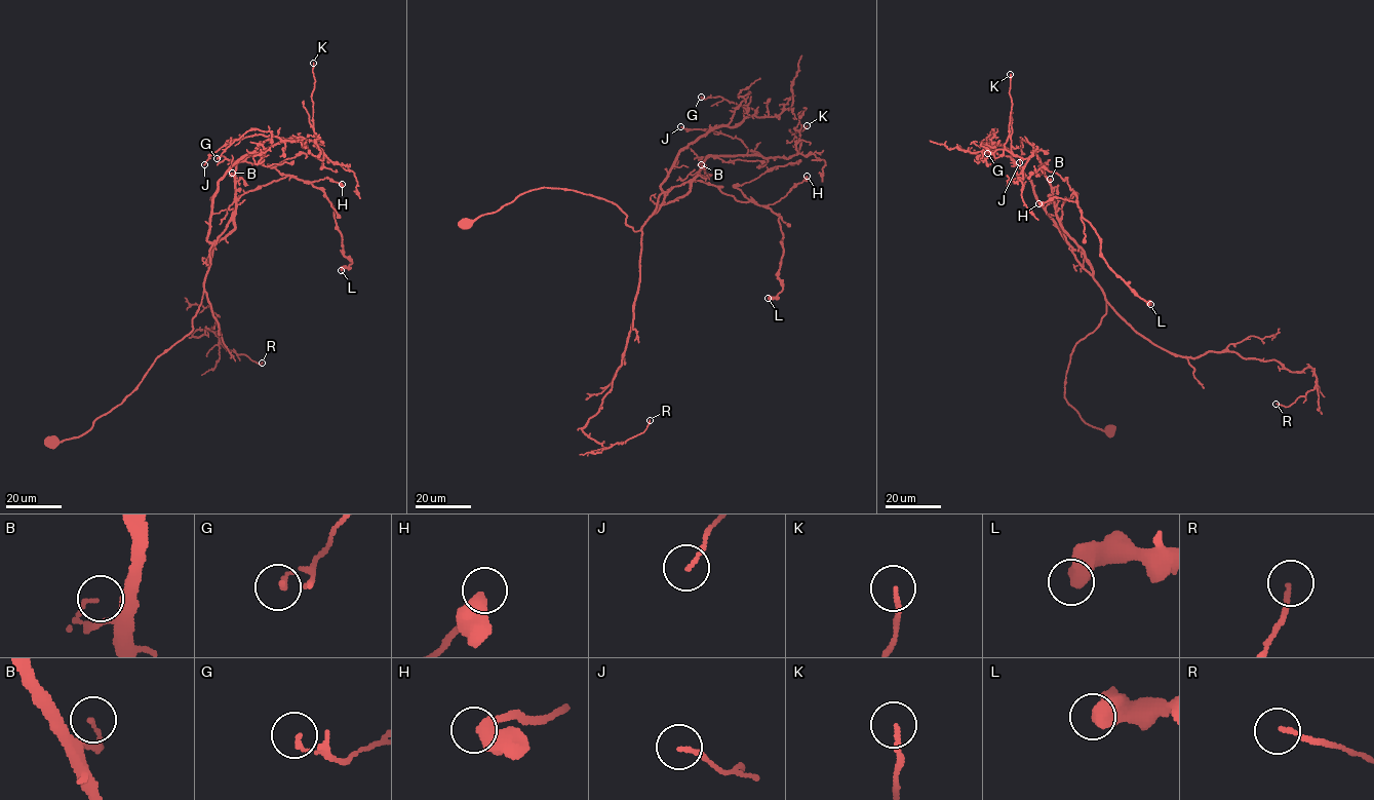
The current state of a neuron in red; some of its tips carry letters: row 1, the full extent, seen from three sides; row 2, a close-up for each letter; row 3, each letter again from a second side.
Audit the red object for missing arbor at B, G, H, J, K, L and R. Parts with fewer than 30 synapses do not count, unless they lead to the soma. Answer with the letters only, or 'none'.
none

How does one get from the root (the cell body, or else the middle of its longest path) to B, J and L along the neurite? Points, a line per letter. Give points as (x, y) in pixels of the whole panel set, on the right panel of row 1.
B: (1108, 428), (1085, 422), (1064, 396), (1073, 348), (1097, 327), (1106, 300), (1067, 241), (1050, 179)
J: (1108, 428), (1085, 422), (1064, 394), (1104, 294), (1067, 241), (1033, 144), (1021, 141), (1019, 162)
L: (1108, 428), (1085, 422), (1064, 394), (1073, 348), (1106, 312), (1060, 223), (1075, 192), (1100, 255), (1150, 304)

